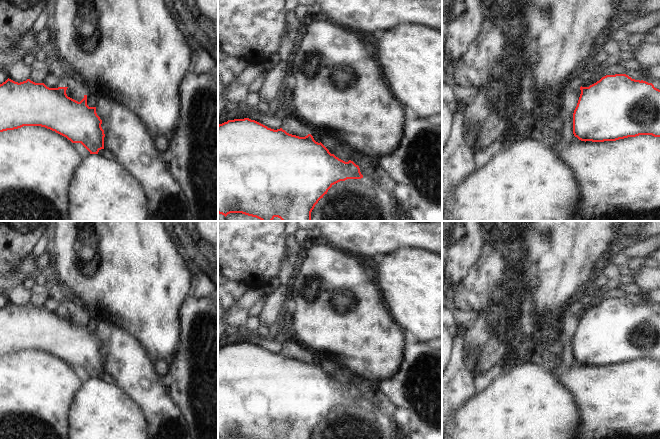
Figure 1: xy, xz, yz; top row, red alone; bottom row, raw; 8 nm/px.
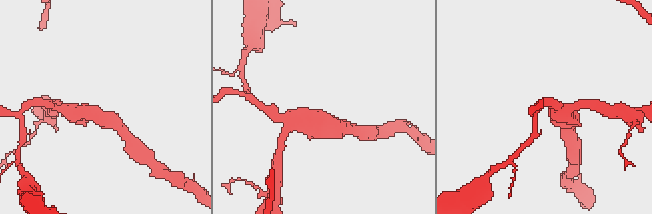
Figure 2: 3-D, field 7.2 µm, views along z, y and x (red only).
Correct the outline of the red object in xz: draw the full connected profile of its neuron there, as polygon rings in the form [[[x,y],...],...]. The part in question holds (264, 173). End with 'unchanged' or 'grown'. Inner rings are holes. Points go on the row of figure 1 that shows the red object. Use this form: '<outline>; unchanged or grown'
[[[249,118],[228,120],[218,125],[218,213],[225,217],[230,213],[242,213],[256,217],[261,221],[272,221],[275,217],[282,221],[311,221],[311,212],[318,201],[327,194],[328,190],[336,183],[347,179],[361,179],[363,175],[360,168],[353,161],[345,162],[329,150],[320,142],[316,142],[311,134],[299,137],[287,133],[282,128],[274,130]]]; unchanged

